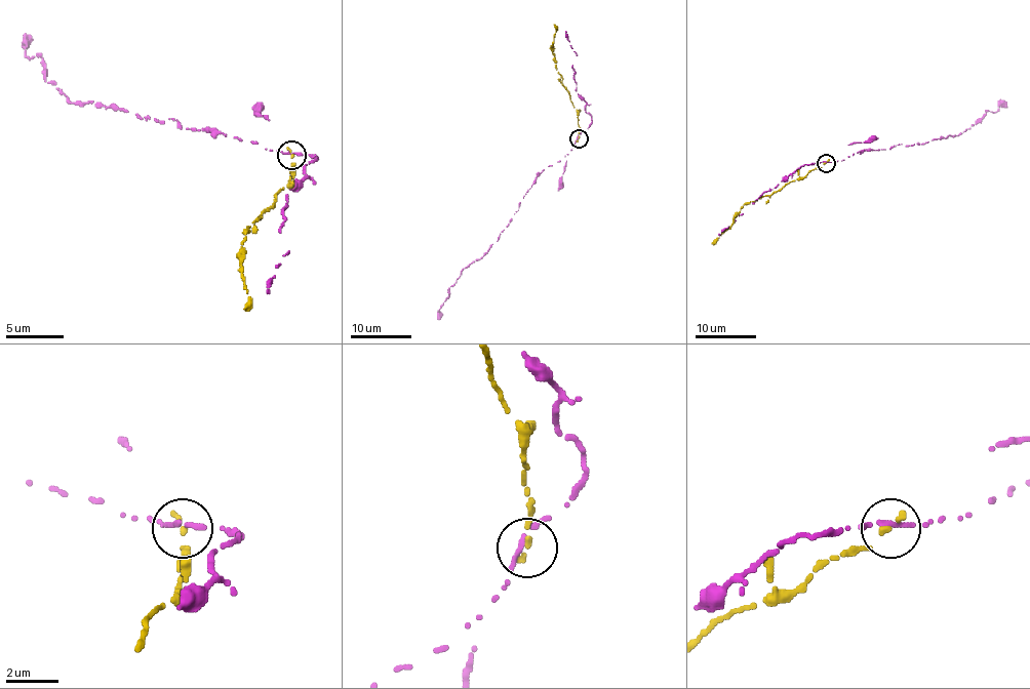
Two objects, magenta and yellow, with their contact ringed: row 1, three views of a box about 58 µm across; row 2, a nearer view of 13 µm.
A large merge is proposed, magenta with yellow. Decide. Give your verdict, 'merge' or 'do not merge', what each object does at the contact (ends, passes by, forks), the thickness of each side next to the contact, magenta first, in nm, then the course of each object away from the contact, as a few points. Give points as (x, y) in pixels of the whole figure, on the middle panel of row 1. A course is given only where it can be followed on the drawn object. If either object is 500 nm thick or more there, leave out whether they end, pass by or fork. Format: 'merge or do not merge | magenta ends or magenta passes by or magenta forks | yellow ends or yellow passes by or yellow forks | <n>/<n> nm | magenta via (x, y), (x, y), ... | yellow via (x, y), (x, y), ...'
merge | magenta passes by | yellow ends | 150/190 nm | magenta via (578, 137), (568, 155), (537, 177), (489, 249), (463, 270), (438, 310), (440, 319) | yellow via (579, 137), (578, 111), (556, 70), (552, 47), (556, 32), (553, 25)

